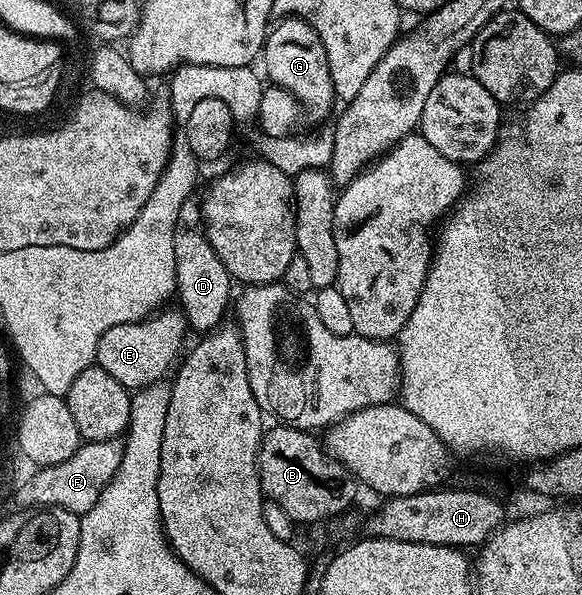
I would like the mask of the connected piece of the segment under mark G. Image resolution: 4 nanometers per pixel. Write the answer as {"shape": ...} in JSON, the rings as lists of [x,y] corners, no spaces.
{"shape":[[[282,18],[269,29],[266,46],[261,59],[266,60],[265,75],[270,75],[271,85],[288,90],[301,104],[303,113],[318,122],[325,121],[330,107],[336,104],[334,83],[330,73],[330,63],[324,50],[324,42],[312,30],[307,20],[301,18]]]}

